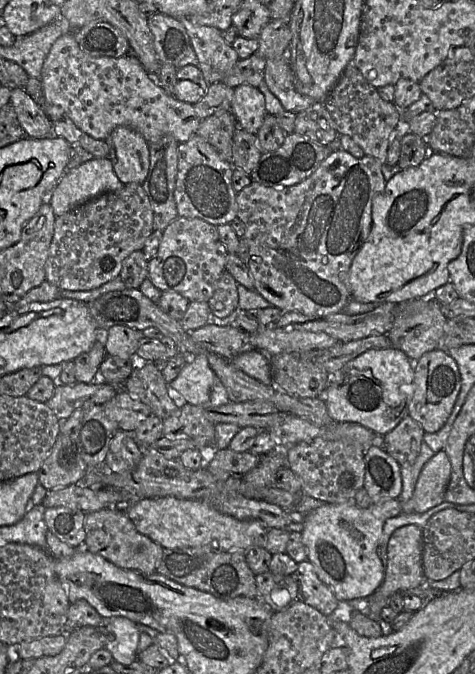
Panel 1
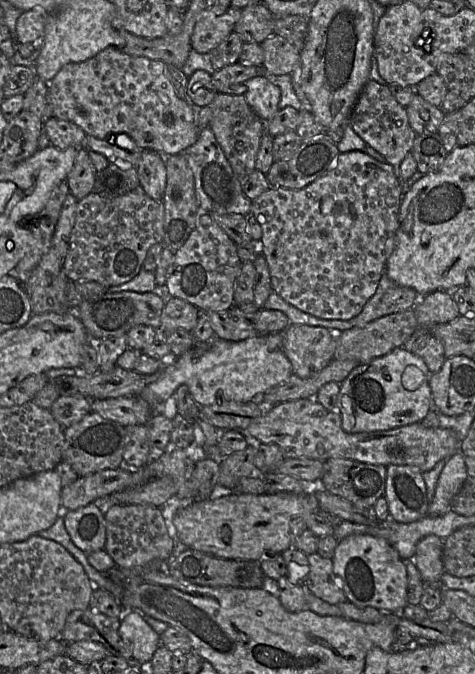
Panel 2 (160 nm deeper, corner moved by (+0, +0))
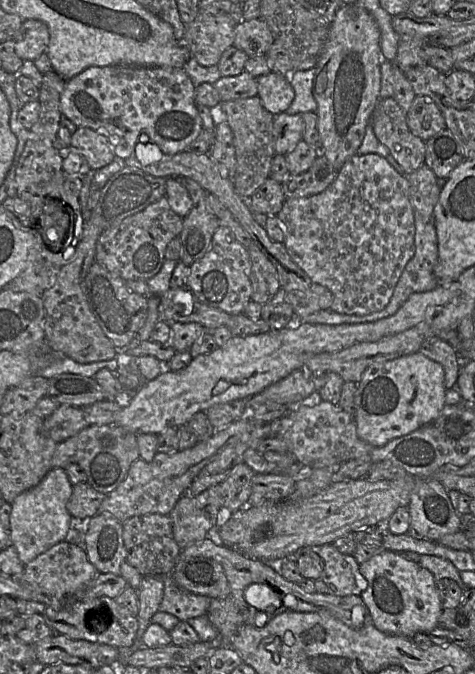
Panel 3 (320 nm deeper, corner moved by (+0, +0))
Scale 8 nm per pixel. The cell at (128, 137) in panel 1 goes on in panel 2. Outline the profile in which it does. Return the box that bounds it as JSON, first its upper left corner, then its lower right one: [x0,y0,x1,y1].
[136,150,167,201]

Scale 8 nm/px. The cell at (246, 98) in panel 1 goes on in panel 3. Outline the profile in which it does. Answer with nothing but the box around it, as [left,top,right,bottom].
[257,72,295,115]

